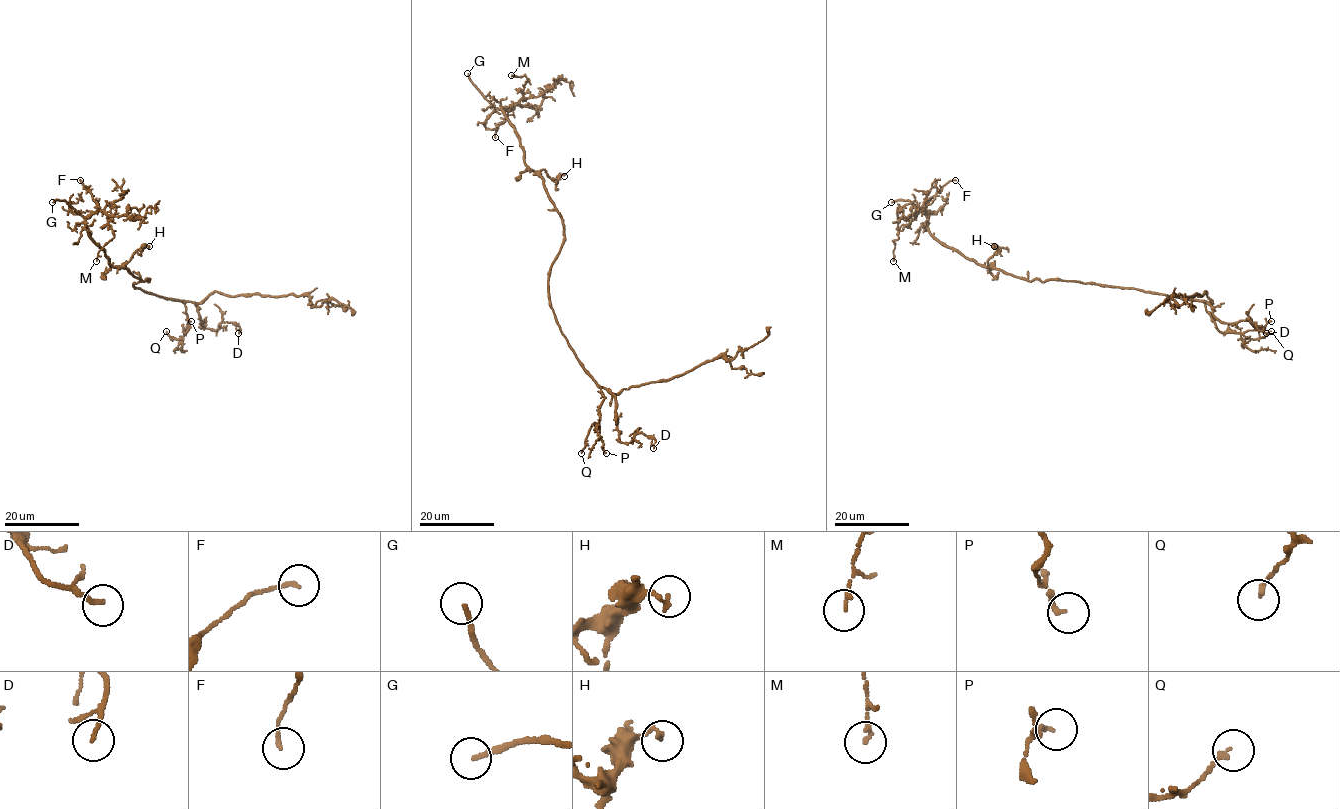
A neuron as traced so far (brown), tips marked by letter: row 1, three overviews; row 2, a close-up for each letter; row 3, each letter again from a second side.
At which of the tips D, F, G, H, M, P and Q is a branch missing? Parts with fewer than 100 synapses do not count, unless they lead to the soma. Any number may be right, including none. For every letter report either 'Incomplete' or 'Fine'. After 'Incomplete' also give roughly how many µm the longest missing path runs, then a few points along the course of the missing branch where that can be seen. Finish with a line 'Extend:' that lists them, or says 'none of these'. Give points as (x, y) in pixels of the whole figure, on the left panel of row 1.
D: Fine
F: Fine
G: Incomplete. Missing length about 30 µm
H: Fine
M: Fine
P: Fine
Q: Fine
Extend: G

